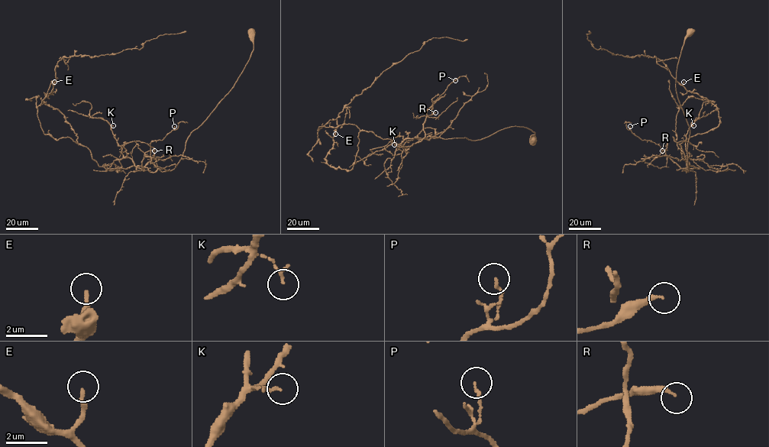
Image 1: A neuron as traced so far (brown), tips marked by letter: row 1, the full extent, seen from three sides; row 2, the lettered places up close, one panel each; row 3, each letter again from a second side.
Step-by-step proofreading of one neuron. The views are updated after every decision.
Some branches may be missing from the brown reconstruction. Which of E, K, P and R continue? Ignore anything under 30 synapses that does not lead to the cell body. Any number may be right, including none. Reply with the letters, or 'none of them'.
R

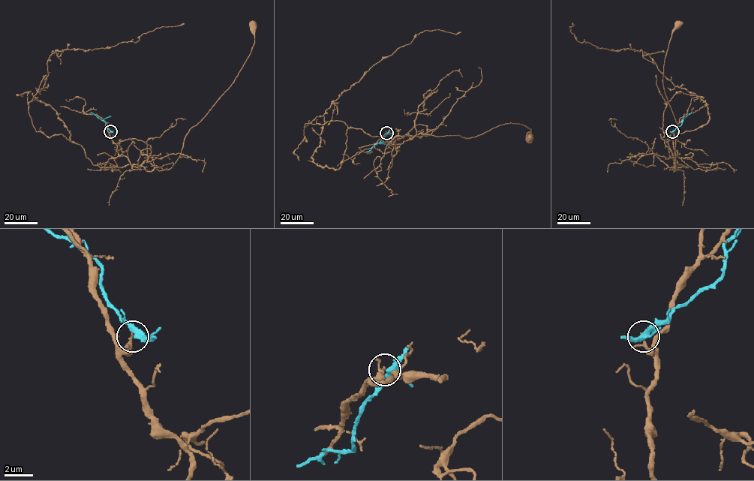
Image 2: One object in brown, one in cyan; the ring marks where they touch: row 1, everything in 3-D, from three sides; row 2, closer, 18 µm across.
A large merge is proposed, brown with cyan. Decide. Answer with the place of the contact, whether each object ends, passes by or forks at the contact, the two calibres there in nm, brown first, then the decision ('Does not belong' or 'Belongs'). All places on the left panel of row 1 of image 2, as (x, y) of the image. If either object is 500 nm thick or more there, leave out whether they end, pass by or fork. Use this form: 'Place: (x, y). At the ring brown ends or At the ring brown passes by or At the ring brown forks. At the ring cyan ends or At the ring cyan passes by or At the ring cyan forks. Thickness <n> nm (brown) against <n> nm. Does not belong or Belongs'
Place: (110, 131). At the ring brown passes by. At the ring cyan forks. Thickness 170 nm (brown) against 320 nm. Does not belong

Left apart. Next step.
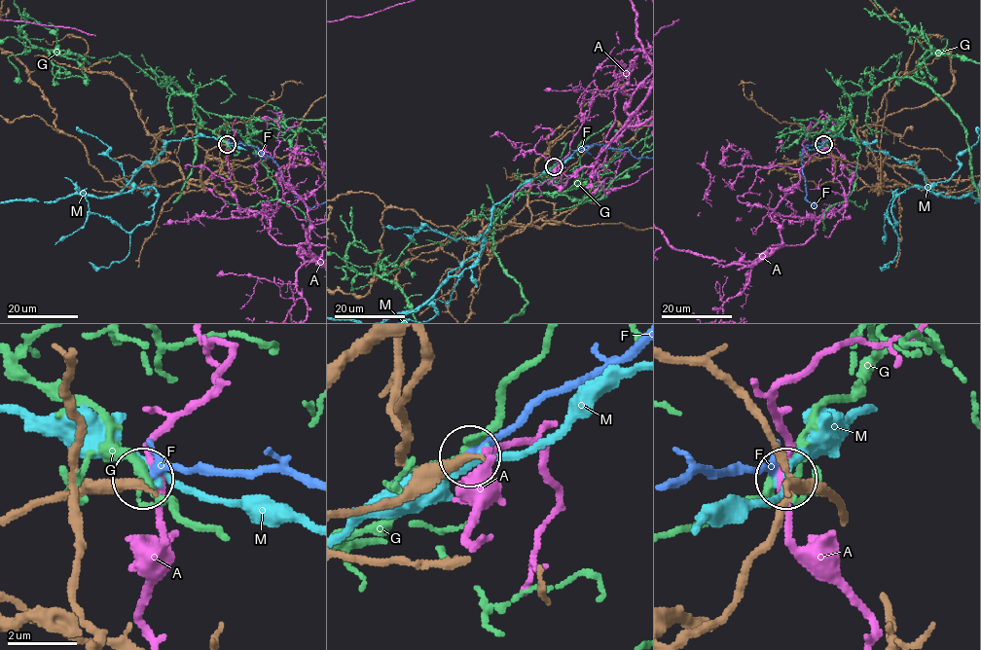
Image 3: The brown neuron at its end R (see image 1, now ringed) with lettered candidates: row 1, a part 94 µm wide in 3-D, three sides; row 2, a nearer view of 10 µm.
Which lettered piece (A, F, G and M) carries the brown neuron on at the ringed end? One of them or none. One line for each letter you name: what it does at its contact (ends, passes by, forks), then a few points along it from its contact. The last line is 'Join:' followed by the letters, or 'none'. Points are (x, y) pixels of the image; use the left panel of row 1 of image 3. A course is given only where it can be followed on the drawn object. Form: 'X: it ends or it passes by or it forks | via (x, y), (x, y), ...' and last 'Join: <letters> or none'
F: it passes by | via (227, 144), (252, 145), (269, 155), (278, 166), (282, 182), (309, 207)
Join: F

